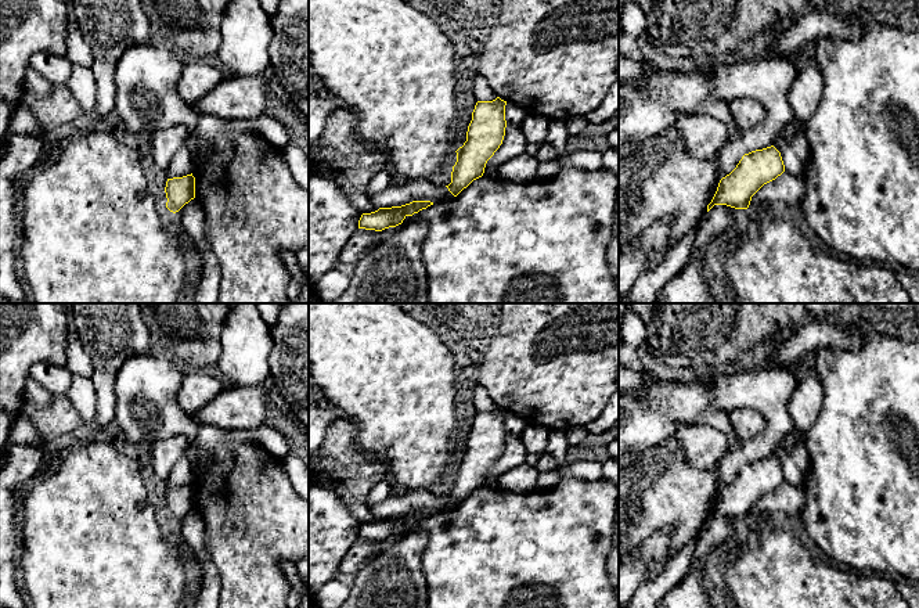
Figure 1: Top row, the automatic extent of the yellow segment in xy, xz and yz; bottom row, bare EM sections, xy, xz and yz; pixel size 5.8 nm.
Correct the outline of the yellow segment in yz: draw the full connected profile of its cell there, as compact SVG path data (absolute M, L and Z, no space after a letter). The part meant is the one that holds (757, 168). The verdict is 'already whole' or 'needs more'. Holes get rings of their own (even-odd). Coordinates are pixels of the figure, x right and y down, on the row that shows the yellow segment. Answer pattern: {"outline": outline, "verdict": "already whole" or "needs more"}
{"outline": "M774 145L745 154L736 168L720 180L707 212L714 205L747 209L752 197L783 172L781 152Z", "verdict": "already whole"}

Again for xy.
{"outline": "M191 173L183 177L167 179L165 193L167 198L166 208L176 213L195 198L195 177Z", "verdict": "already whole"}

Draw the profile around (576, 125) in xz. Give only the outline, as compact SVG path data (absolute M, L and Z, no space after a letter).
M574 116L566 120L569 136L581 136L588 122L584 116Z

